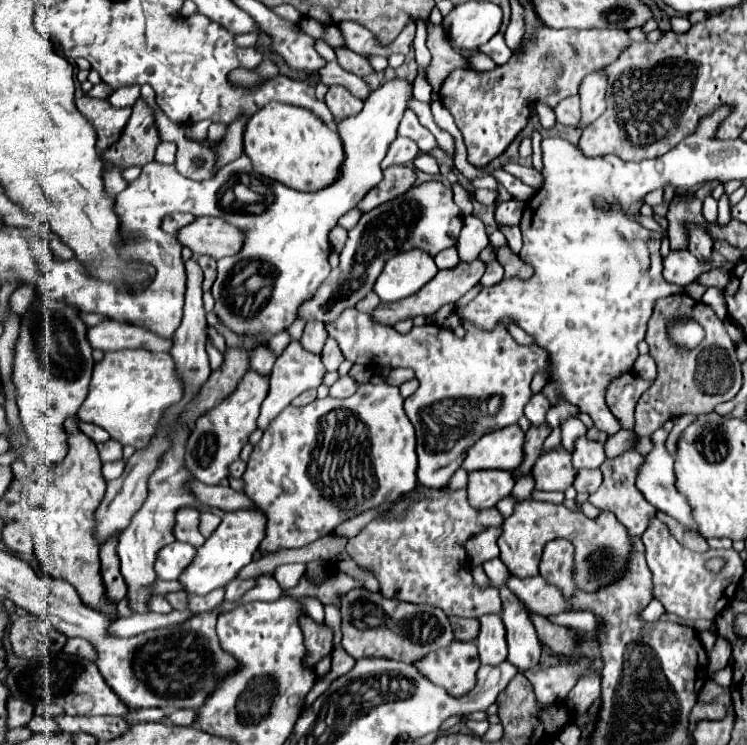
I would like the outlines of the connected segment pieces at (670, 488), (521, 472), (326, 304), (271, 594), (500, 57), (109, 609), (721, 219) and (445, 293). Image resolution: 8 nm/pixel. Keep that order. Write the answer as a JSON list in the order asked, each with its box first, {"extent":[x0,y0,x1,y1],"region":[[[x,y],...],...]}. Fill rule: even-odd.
[{"extent":[636,429,700,535],"region":[[[658,429],[652,433],[652,441],[654,441],[654,449],[650,451],[650,455],[646,457],[646,463],[642,465],[640,473],[638,473],[638,481],[636,487],[642,491],[642,495],[646,497],[648,503],[652,503],[658,511],[668,513],[670,517],[674,517],[680,525],[684,525],[688,531],[694,531],[700,535],[700,529],[696,529],[696,523],[692,519],[692,509],[688,507],[688,499],[684,499],[684,495],[680,495],[680,491],[676,491],[676,477],[674,477],[674,459],[672,455],[666,451],[664,441],[668,437],[666,429]]]},{"extent":[512,423,550,479],"region":[[[546,423],[540,425],[540,427],[530,427],[528,429],[528,433],[524,437],[524,461],[516,471],[512,471],[514,479],[520,479],[520,477],[524,477],[532,471],[536,459],[542,455],[542,443],[548,437],[548,433],[550,433],[550,429],[548,429]]]},{"extent":[298,181,464,323],"region":[[[426,181],[422,185],[414,185],[404,195],[382,203],[380,207],[360,217],[356,227],[348,231],[348,241],[340,253],[338,269],[334,269],[320,285],[316,295],[300,307],[298,317],[322,323],[336,319],[346,307],[354,307],[372,291],[376,277],[380,275],[384,263],[390,257],[408,249],[422,249],[434,257],[442,249],[456,245],[462,227],[464,215],[454,205],[450,187],[440,181]]]},{"extent":[240,575,284,603],"region":[[[262,575],[262,581],[258,581],[258,585],[254,589],[250,589],[244,597],[244,601],[240,603],[250,603],[250,601],[276,601],[282,599],[284,593],[280,589],[280,585],[270,577],[270,575]]]},{"extent":[480,33,512,65],"region":[[[496,33],[488,43],[484,43],[484,47],[480,47],[480,51],[486,53],[488,57],[492,57],[498,65],[506,63],[510,59],[510,55],[512,55],[510,47],[504,43],[504,35],[502,33]]]},{"extent":[28,419,116,619],"region":[[[78,419],[64,423],[68,427],[68,455],[64,461],[54,465],[36,465],[32,477],[32,489],[28,491],[34,511],[30,511],[28,521],[34,537],[34,549],[40,565],[50,577],[58,577],[74,585],[84,603],[104,615],[116,619],[116,603],[106,601],[104,585],[100,577],[100,557],[98,545],[92,539],[94,511],[100,505],[106,481],[100,473],[100,459],[96,445],[78,427]]]},{"extent":[718,193,730,225],"region":[[[724,193],[718,201],[718,223],[726,225],[730,221],[730,201],[728,201],[728,193]]]},{"extent":[372,259,486,325],"region":[[[476,259],[476,261],[470,261],[470,263],[458,263],[456,267],[452,269],[446,269],[446,271],[438,271],[436,273],[436,279],[432,279],[432,283],[428,283],[428,287],[424,287],[424,291],[418,291],[416,295],[408,297],[408,299],[402,299],[400,303],[380,303],[372,313],[372,321],[376,323],[384,323],[384,325],[396,325],[398,321],[404,321],[404,319],[414,319],[418,315],[424,315],[424,317],[430,317],[434,315],[440,307],[448,305],[448,303],[454,303],[458,301],[462,295],[466,295],[474,285],[478,285],[480,277],[484,275],[484,269],[486,265]]]}]

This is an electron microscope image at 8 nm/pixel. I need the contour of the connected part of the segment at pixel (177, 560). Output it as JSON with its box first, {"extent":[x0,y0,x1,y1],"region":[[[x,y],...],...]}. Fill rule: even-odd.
{"extent":[156,541,196,579],"region":[[[174,541],[168,547],[162,547],[156,555],[156,573],[160,579],[178,579],[178,575],[192,563],[196,555],[196,547],[190,543]]]}

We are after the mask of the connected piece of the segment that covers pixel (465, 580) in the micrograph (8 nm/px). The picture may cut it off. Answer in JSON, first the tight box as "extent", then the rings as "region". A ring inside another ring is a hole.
{"extent":[346,487,502,617],"region":[[[416,487],[406,503],[392,507],[386,517],[374,519],[356,537],[352,537],[346,551],[358,565],[376,575],[384,597],[436,605],[444,609],[446,615],[480,617],[502,611],[500,591],[496,587],[476,587],[464,543],[488,525],[500,527],[500,523],[502,517],[496,509],[478,511],[470,507],[466,489],[446,493],[444,489],[434,491]]]}

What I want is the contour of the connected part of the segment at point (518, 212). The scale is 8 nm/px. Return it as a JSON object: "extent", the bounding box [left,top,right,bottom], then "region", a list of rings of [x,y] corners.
{"extent":[495,198,526,227],"region":[[[514,198],[502,202],[495,212],[495,221],[500,227],[517,225],[525,208],[526,203],[522,203]]]}

